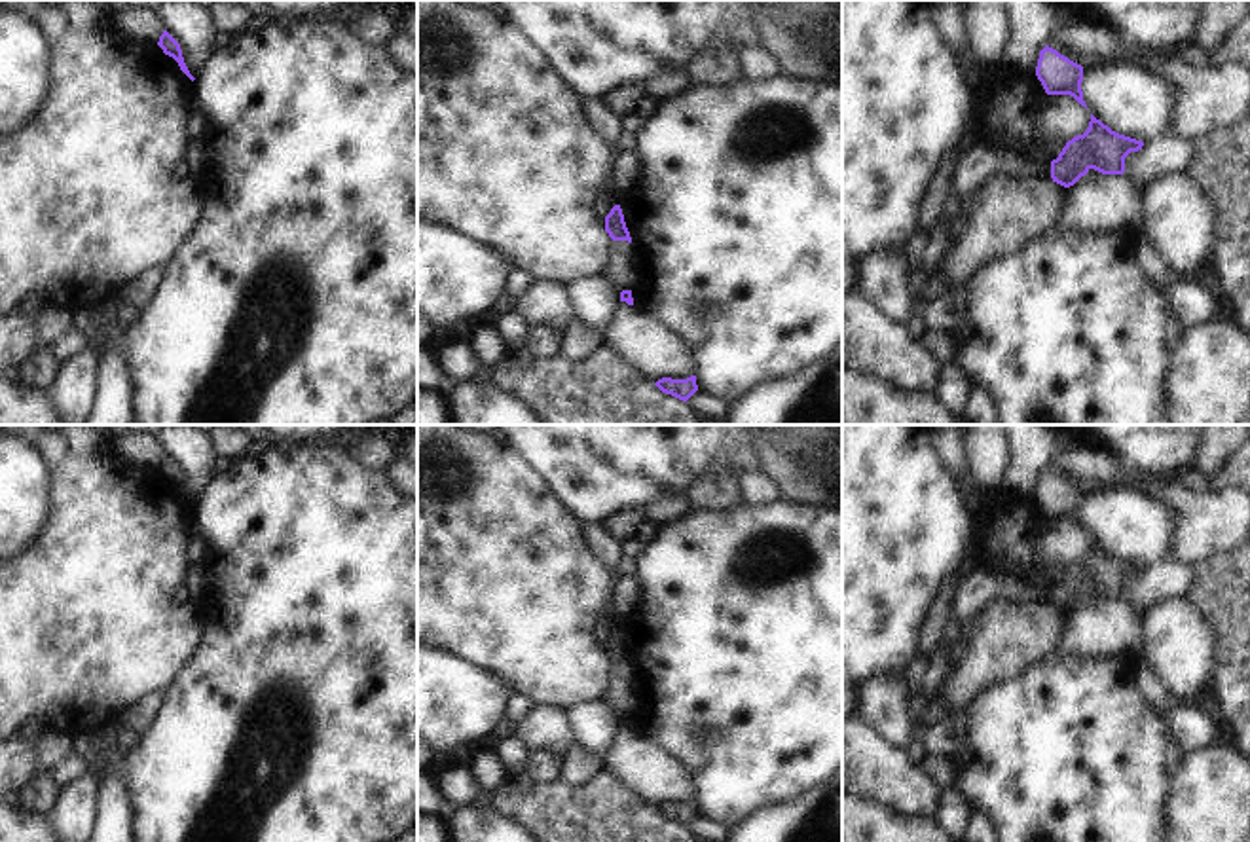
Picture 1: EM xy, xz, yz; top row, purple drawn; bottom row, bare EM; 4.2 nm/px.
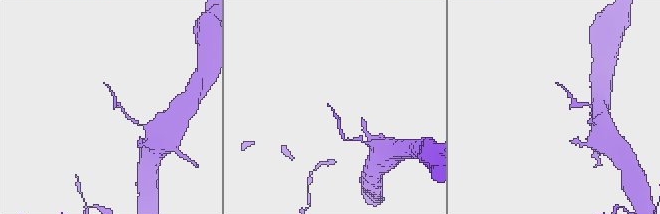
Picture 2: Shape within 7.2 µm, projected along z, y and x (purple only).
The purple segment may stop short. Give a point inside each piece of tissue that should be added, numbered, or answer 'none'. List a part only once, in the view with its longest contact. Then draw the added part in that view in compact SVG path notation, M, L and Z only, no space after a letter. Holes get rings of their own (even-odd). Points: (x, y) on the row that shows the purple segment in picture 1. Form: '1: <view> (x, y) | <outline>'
none

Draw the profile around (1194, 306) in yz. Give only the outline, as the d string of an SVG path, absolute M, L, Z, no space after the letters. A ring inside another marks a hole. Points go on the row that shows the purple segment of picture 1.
M1197 283L1163 284L1178 322L1189 330L1220 319L1222 305Z

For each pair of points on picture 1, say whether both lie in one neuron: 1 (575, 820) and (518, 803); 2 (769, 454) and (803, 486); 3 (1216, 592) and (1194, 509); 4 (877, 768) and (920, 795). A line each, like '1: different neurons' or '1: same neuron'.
1: same neuron
2: same neuron
3: different neurons
4: same neuron

